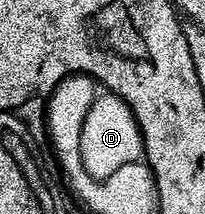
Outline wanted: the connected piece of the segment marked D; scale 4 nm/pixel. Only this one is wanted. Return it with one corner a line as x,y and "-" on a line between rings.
98,81
92,83
92,100
88,100
88,108
84,108
84,116
80,116
80,132
76,132
76,156
80,156
80,168
88,172
88,180
96,180
96,184
108,184
120,168
140,168
144,163
144,137
136,125
130,106
114,90

